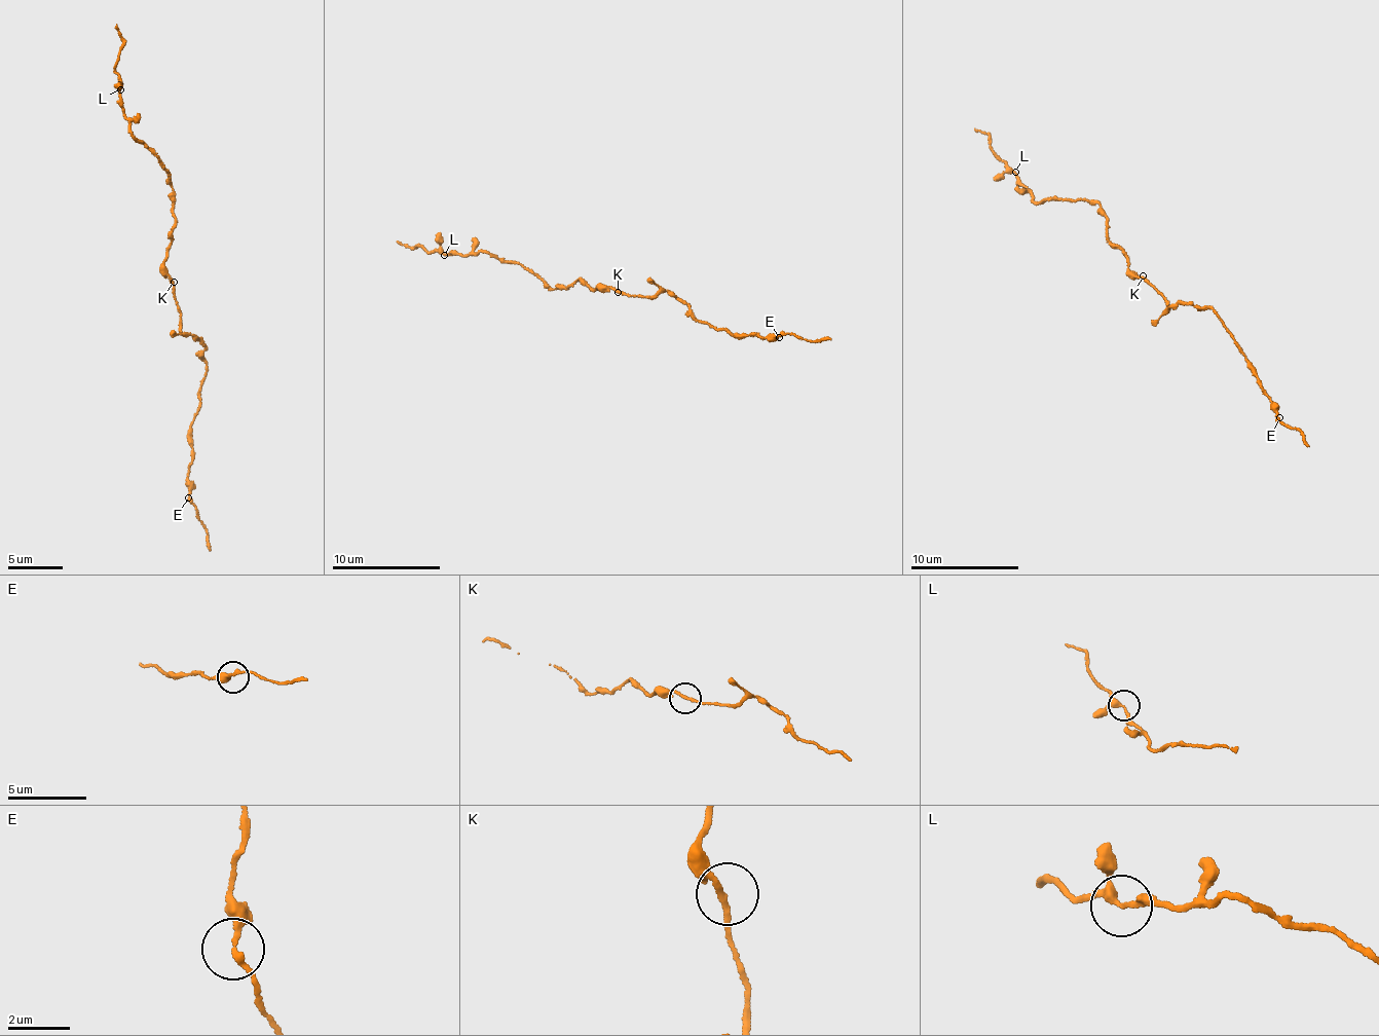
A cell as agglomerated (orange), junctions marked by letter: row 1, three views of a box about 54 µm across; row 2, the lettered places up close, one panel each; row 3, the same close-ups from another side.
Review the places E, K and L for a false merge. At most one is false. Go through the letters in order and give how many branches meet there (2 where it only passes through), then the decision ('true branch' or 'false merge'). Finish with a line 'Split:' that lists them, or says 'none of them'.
E: branches 2; true branch
K: branches 2; true branch
L: branches 3; true branch
Split: none of them

